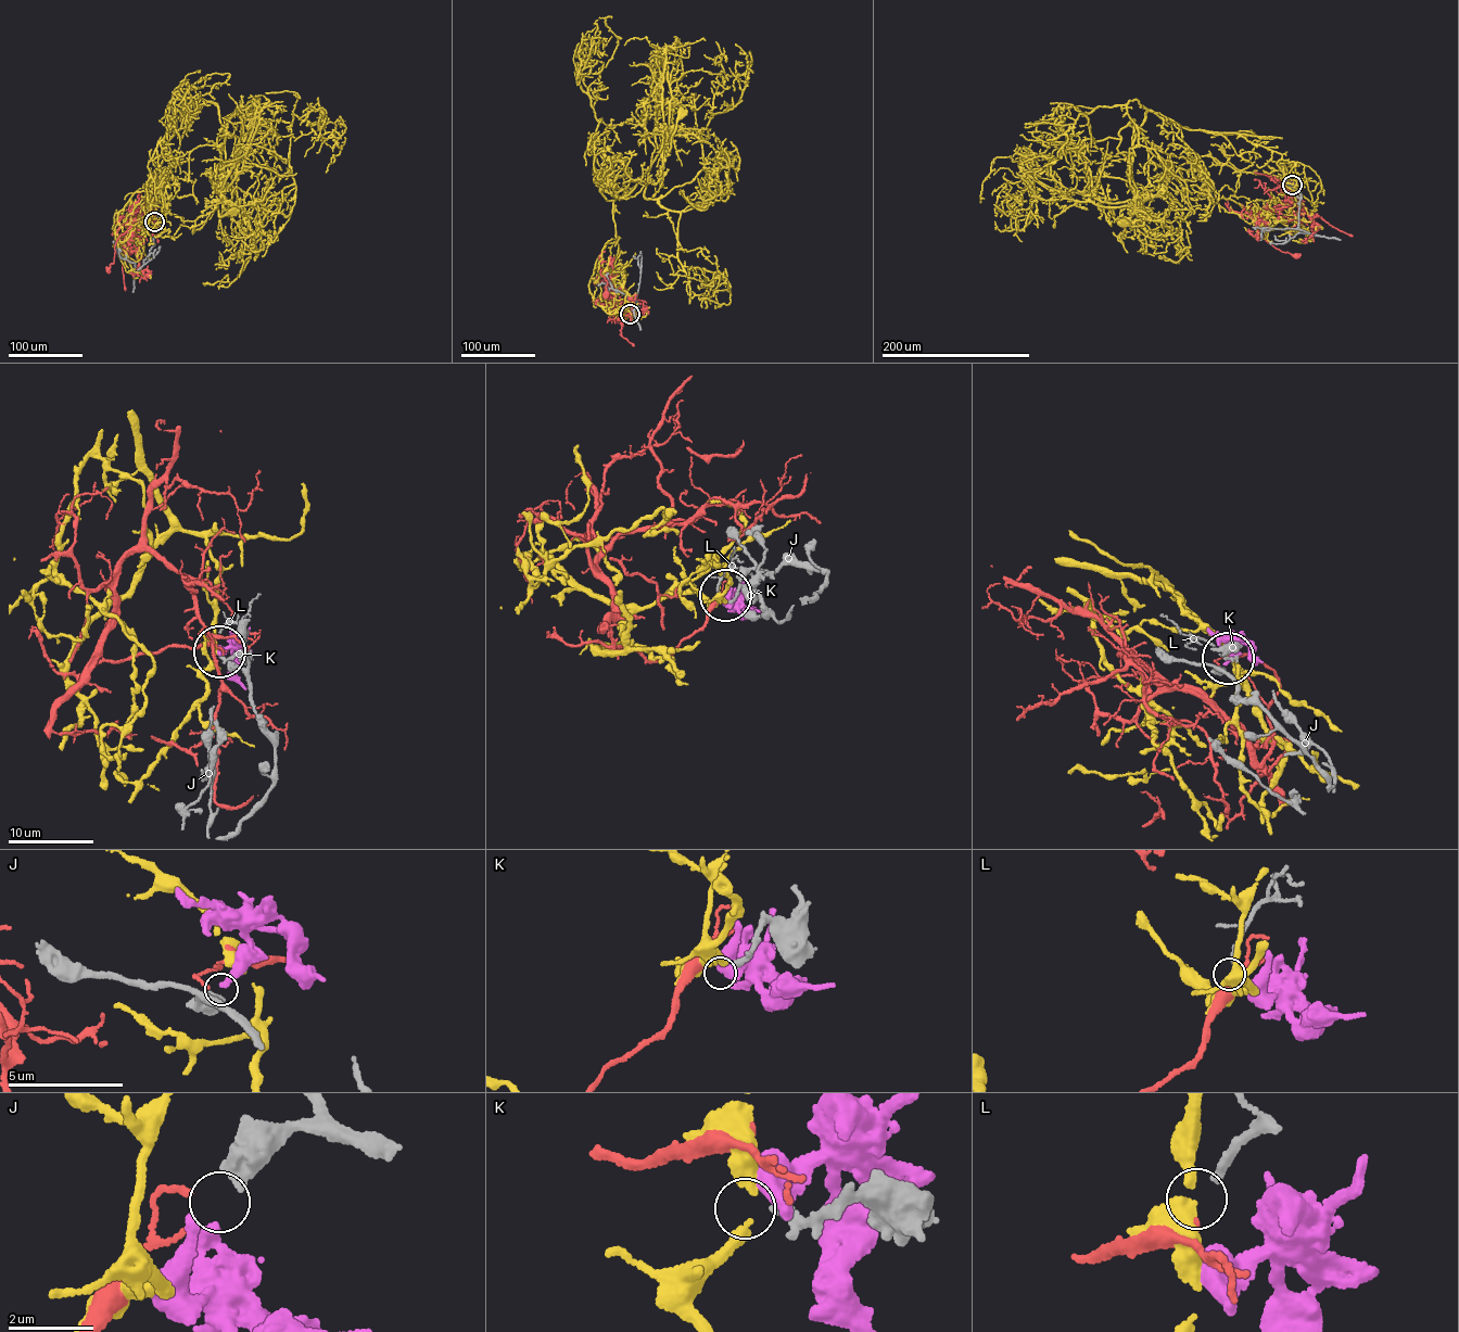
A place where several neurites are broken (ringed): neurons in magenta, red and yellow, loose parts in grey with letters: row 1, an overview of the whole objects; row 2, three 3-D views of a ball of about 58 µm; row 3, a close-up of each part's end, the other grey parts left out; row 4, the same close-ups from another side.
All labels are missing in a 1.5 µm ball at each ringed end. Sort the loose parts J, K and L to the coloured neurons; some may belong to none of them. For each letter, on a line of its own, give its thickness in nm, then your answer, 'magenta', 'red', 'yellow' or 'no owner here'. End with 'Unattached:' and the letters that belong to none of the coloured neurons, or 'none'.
J: 500 nm | magenta
K: 260 nm | no owner here
L: 200 nm | red
Unattached: K

